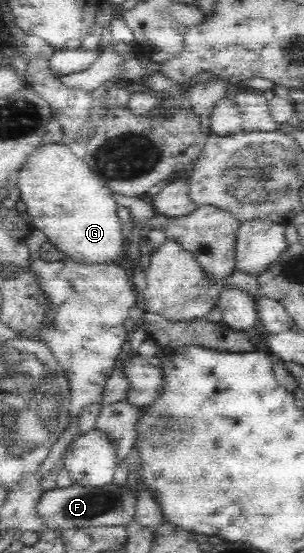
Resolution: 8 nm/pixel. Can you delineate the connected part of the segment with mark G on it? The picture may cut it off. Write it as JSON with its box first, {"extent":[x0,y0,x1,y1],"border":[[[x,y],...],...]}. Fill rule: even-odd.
{"extent":[16,143,128,265],"border":[[[58,143],[47,144],[47,146],[39,146],[29,155],[29,158],[26,160],[24,166],[25,168],[23,168],[19,174],[16,187],[20,189],[21,198],[26,203],[27,214],[31,216],[34,228],[39,229],[45,235],[46,240],[49,240],[50,244],[52,244],[55,249],[64,254],[63,258],[69,259],[69,261],[73,261],[79,265],[115,265],[117,260],[128,257],[126,254],[128,245],[126,238],[123,236],[122,222],[117,216],[119,206],[117,205],[117,202],[115,202],[115,199],[113,199],[114,193],[111,192],[110,188],[105,186],[104,182],[101,181],[95,173],[93,173],[87,164],[85,164],[84,159],[77,157],[69,144]]]}

